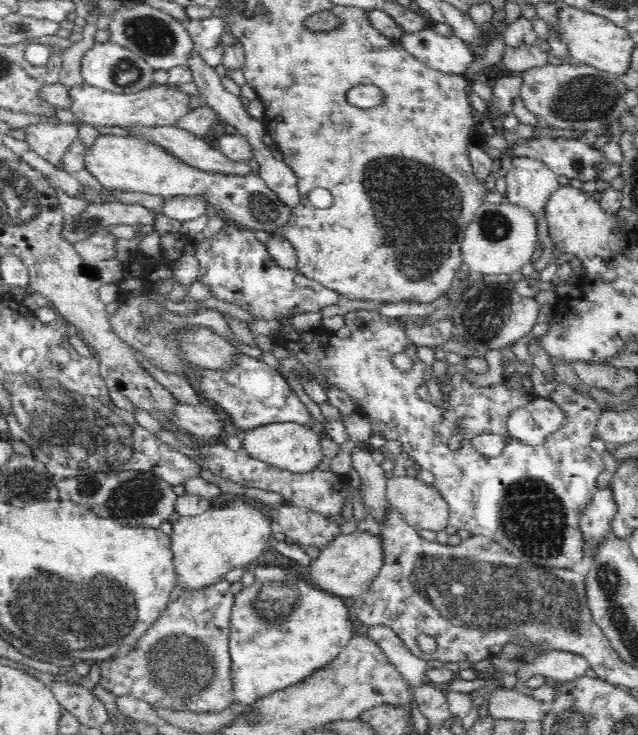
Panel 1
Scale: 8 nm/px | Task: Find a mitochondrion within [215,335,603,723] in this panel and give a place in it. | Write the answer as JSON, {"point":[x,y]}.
{"point":[498,599]}

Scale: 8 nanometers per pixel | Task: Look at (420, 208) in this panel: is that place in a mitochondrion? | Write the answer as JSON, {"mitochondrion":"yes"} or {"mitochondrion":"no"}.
{"mitochondrion":"yes"}

